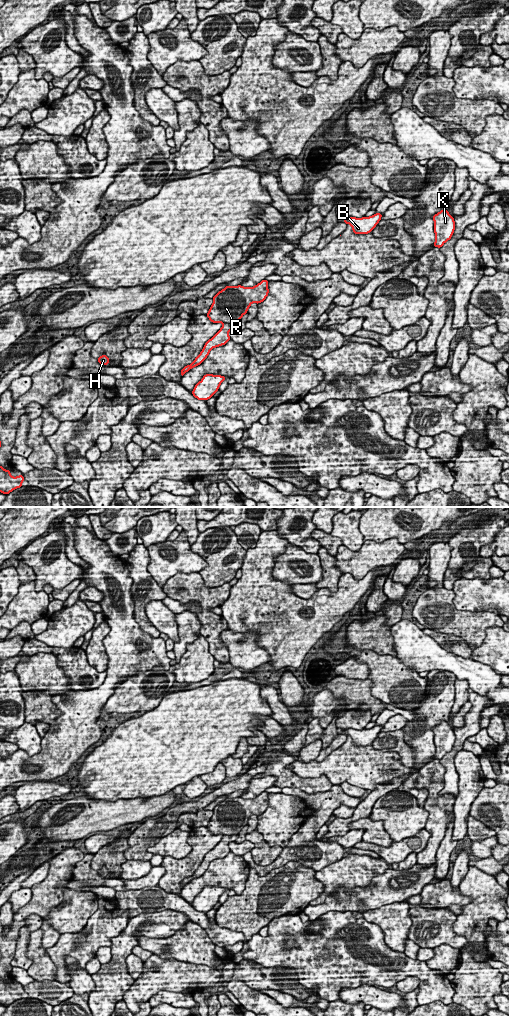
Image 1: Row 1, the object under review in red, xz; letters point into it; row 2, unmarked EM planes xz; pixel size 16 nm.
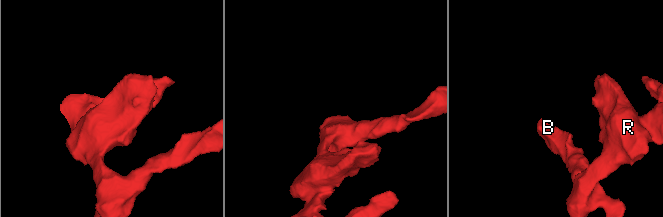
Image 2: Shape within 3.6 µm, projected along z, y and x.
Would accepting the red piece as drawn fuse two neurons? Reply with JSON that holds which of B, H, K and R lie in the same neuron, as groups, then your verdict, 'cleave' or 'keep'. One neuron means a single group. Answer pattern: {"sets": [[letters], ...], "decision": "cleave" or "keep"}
{"sets": [["B", "H", "K", "R"]], "decision": "keep"}

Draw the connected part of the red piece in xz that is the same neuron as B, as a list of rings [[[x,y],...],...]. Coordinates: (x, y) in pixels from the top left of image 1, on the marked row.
[[[376,213],[373,216],[363,218],[346,217],[343,222],[352,226],[354,234],[368,234],[376,227],[381,217],[381,213]]]

